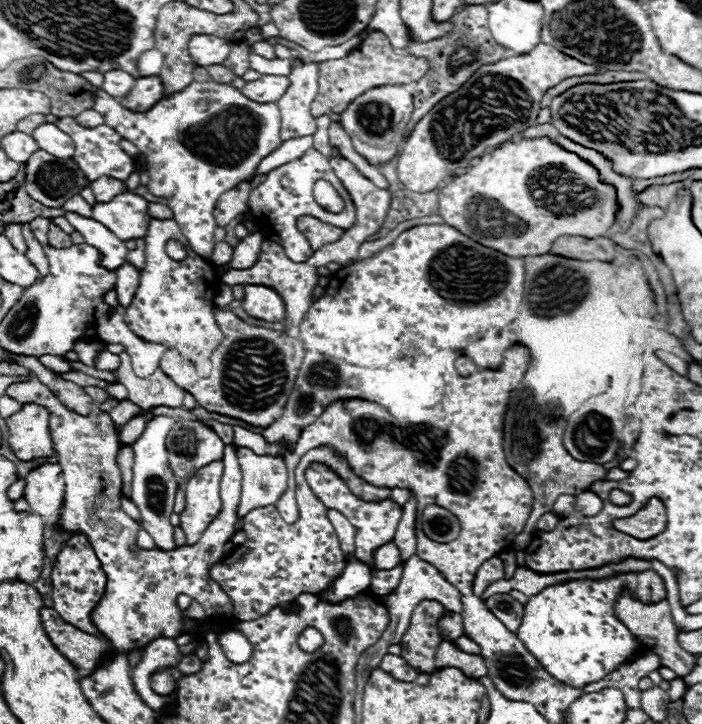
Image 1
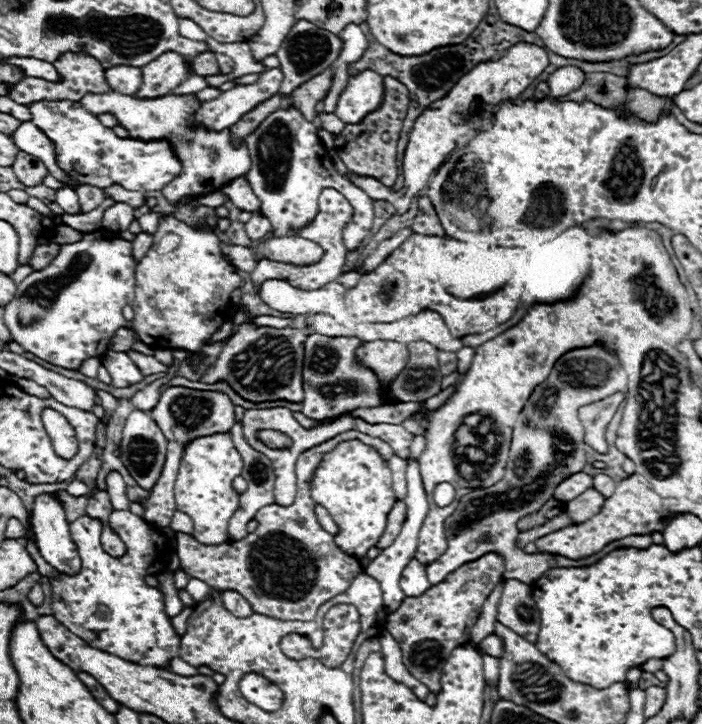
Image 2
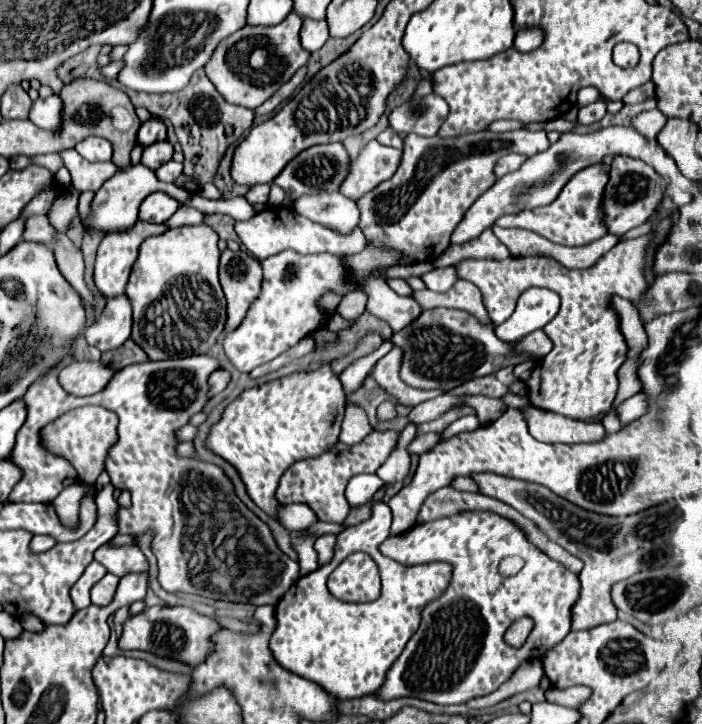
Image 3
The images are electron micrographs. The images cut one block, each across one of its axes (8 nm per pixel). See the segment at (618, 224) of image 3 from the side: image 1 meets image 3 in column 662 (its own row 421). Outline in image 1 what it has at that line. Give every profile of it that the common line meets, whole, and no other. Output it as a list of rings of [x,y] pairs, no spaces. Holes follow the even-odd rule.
[[[180,420],[172,426],[168,438],[166,438],[166,450],[168,450],[168,458],[170,458],[170,466],[172,466],[172,472],[176,474],[176,480],[180,482],[180,490],[176,494],[176,504],[174,504],[174,512],[180,514],[184,510],[184,482],[188,482],[200,468],[208,466],[210,462],[216,462],[216,460],[222,460],[222,452],[224,452],[224,442],[216,436],[214,430],[210,430],[208,426],[200,424],[200,422],[194,422],[194,420]]]

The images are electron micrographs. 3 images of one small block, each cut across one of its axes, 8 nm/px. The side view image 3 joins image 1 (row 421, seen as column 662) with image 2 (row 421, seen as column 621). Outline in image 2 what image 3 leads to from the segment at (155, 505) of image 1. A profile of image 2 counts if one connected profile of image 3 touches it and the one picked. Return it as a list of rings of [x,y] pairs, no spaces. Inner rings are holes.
[[[134,410],[124,426],[122,432],[122,444],[120,444],[120,460],[128,468],[130,476],[142,486],[142,488],[152,488],[156,480],[162,474],[164,468],[164,458],[166,458],[166,438],[160,432],[158,424],[150,418],[148,412]]]

